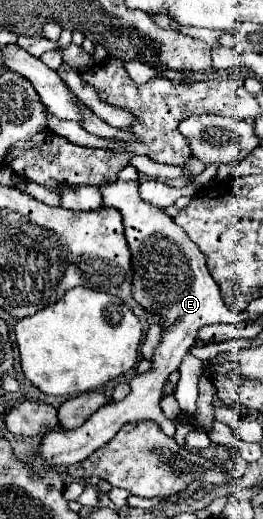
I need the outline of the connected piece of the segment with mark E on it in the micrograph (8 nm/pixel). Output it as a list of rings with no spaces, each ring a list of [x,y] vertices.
[[[110,182],[110,186],[100,186],[102,190],[102,198],[106,202],[106,206],[110,208],[116,208],[120,214],[122,214],[122,222],[124,222],[124,236],[126,236],[126,242],[130,246],[130,254],[132,254],[132,298],[144,308],[148,310],[150,314],[158,314],[164,322],[162,322],[162,338],[160,338],[160,344],[156,346],[154,350],[154,356],[152,356],[152,368],[146,372],[146,374],[136,374],[130,382],[132,386],[132,392],[122,400],[122,402],[110,402],[106,406],[102,406],[98,412],[94,412],[88,422],[80,428],[74,428],[74,430],[60,430],[60,432],[48,432],[42,442],[40,442],[40,458],[44,460],[46,466],[52,466],[52,468],[58,468],[58,466],[68,466],[68,464],[78,464],[82,460],[86,460],[94,450],[98,450],[100,446],[104,446],[106,442],[110,442],[118,430],[128,424],[128,422],[138,422],[138,420],[150,420],[150,422],[156,422],[164,434],[169,437],[174,437],[176,432],[176,426],[170,418],[166,418],[166,414],[162,412],[162,408],[158,406],[160,400],[162,400],[162,388],[168,380],[168,376],[172,372],[178,370],[182,358],[190,352],[190,348],[194,346],[196,342],[196,336],[198,336],[198,330],[206,324],[238,324],[242,318],[236,316],[230,308],[226,308],[226,304],[222,302],[222,296],[220,296],[220,288],[218,284],[214,282],[214,278],[210,276],[208,272],[208,266],[206,266],[206,258],[204,254],[198,250],[198,246],[194,246],[194,242],[186,236],[186,232],[174,224],[174,220],[170,216],[166,216],[160,208],[156,206],[150,206],[146,202],[140,200],[138,196],[138,182]]]

